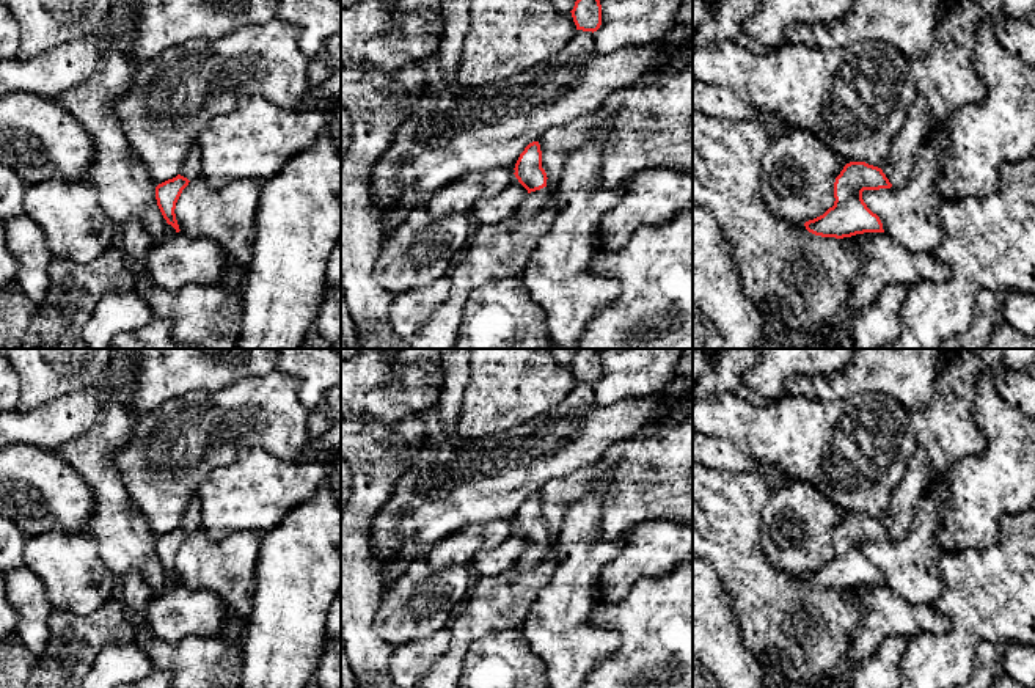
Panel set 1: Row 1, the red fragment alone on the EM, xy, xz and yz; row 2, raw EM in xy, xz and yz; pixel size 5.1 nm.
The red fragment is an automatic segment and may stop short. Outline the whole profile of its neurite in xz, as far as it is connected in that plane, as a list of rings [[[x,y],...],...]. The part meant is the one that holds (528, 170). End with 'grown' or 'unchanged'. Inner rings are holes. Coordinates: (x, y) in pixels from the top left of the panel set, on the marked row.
[[[539,141],[529,143],[515,163],[515,177],[528,190],[515,210],[515,218],[531,218],[545,209],[553,193],[547,188],[547,173],[542,168],[542,151]]] | grown

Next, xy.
[[[193,145],[185,156],[181,173],[155,187],[157,206],[166,223],[171,225],[176,232],[181,231],[174,214],[176,203],[188,182],[198,176],[203,176],[201,148]]] | grown

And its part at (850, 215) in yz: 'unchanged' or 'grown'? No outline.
grown

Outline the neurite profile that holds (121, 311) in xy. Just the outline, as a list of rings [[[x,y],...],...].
[[[135,287],[108,292],[96,305],[83,328],[83,338],[90,349],[110,349],[116,335],[141,328],[152,319],[146,302]]]

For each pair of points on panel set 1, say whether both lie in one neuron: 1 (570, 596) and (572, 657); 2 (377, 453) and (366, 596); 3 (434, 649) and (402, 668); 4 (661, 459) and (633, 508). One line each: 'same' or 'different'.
1: same
2: same
3: same
4: same

